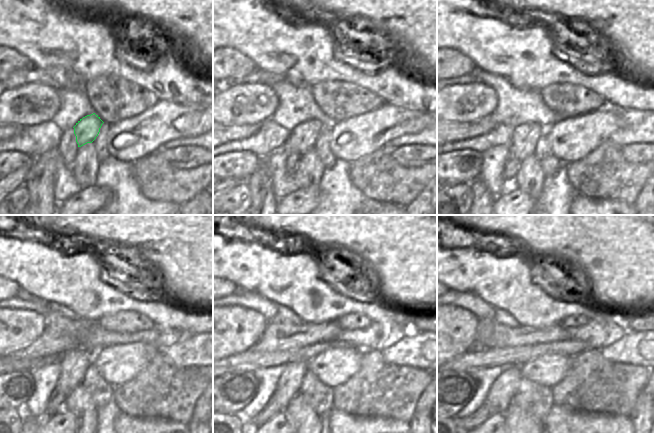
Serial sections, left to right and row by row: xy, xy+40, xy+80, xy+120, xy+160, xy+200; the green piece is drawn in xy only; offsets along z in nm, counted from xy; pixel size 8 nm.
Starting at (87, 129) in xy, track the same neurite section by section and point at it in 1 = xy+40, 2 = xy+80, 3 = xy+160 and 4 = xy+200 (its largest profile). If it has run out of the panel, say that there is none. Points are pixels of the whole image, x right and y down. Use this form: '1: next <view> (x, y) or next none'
1: next xy+40 (302, 138)
2: next xy+80 (524, 138)
3: next xy+160 (289, 382)
4: next xy+200 (502, 391)

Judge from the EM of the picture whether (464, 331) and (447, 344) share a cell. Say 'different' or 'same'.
same

